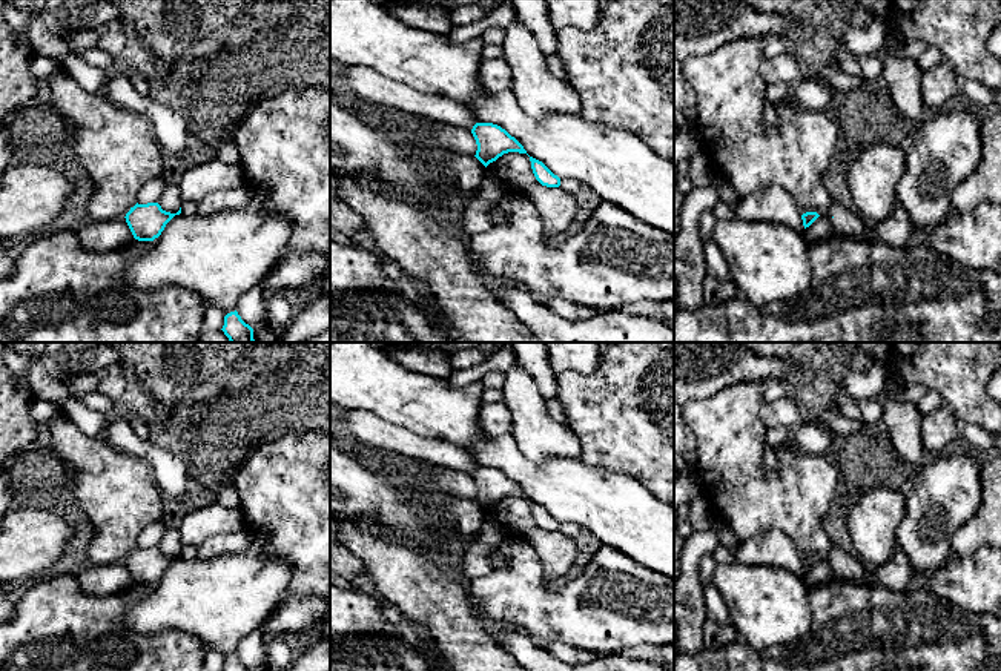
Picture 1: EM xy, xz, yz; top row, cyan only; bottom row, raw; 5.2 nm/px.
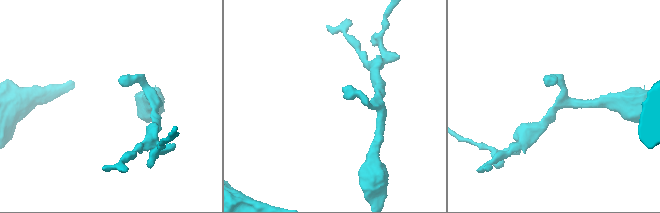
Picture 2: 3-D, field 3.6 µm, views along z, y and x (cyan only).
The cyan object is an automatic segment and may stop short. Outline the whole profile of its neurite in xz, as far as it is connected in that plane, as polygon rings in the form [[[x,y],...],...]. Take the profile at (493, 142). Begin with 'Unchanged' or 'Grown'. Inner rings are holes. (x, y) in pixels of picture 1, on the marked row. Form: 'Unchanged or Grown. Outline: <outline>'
Unchanged. Outline: [[[476,123],[471,129],[476,140],[476,158],[487,167],[508,152],[527,154],[524,146],[505,129],[493,123]]]

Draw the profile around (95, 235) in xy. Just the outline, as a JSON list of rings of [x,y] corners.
[[[124,217],[111,221],[83,221],[75,230],[81,246],[95,252],[117,250],[135,240]]]

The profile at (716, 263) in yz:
[[[714,240],[705,241],[703,256],[706,264],[706,272],[709,276],[717,279],[731,279],[726,258]]]

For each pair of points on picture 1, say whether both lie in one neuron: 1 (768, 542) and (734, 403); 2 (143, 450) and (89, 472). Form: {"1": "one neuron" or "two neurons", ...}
{"1": "two neurons", "2": "two neurons"}

